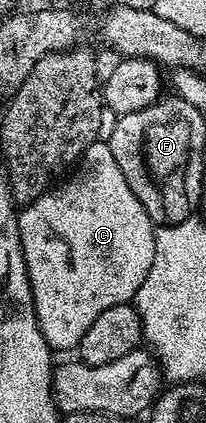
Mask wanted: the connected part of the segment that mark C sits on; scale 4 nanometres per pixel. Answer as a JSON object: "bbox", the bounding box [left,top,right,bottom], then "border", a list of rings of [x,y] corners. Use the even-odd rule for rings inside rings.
{"bbox":[18,140,156,352],"border":[[[104,140],[92,142],[90,148],[86,148],[86,152],[80,157],[78,165],[63,181],[45,190],[40,197],[27,203],[19,211],[18,232],[20,233],[22,252],[26,260],[26,272],[34,296],[34,308],[38,316],[40,331],[45,340],[48,341],[49,346],[56,352],[60,352],[60,350],[75,351],[80,345],[82,336],[86,336],[90,324],[94,324],[94,320],[98,320],[98,316],[102,316],[102,312],[106,312],[106,308],[131,303],[135,299],[138,288],[142,288],[142,280],[146,280],[146,272],[150,272],[150,264],[154,264],[154,244],[156,243],[154,224],[150,220],[146,208],[142,208],[138,196],[134,196],[134,192],[130,192],[130,184],[126,184],[126,176],[122,176],[122,168],[118,168],[118,160],[114,160],[114,152],[110,152],[107,141]]]}

